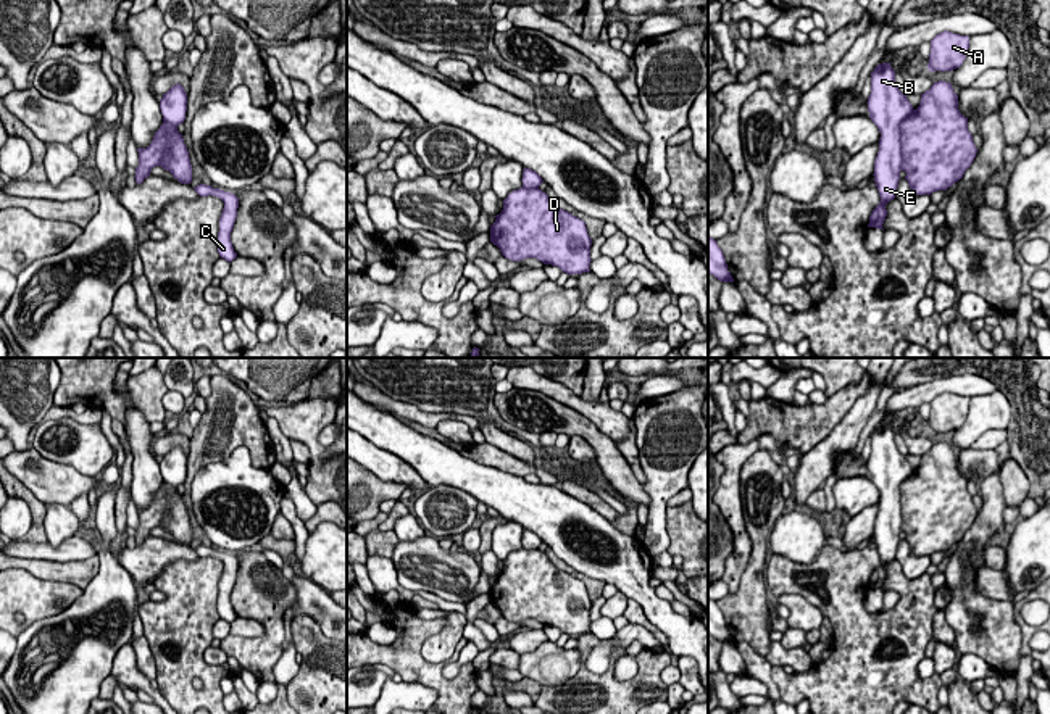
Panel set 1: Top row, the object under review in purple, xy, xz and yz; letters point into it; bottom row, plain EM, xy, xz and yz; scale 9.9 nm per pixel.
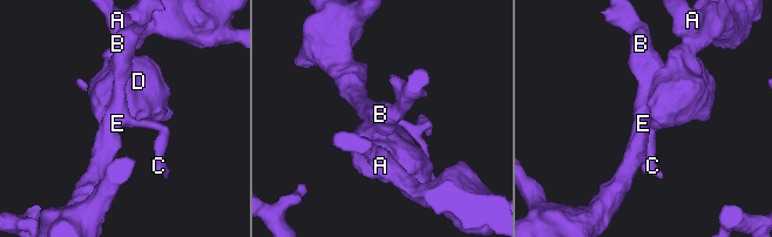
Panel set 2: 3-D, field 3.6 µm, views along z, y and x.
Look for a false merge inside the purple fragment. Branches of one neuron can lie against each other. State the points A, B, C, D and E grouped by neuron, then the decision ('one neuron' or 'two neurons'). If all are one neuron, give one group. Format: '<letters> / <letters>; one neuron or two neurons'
A D / B C E; two neurons

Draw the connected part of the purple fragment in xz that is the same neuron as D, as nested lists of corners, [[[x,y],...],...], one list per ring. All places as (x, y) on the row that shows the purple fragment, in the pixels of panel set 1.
[[[540,189],[513,190],[495,218],[490,242],[505,258],[535,258],[569,276],[590,271],[592,239],[585,222],[558,208]]]

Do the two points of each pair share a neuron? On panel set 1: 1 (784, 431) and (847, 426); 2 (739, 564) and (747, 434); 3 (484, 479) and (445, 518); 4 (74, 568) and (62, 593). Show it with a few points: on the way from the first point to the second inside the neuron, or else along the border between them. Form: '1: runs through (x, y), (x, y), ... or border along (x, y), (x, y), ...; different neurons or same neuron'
1: border along (857, 398), (845, 416), (805, 453); different neurons
2: border along (758, 435), (745, 444), (739, 444); different neurons
3: border along (431, 485), (454, 485), (468, 492), (478, 502); different neurons
4: border along (31, 572), (41, 579), (73, 582), (83, 590); different neurons

